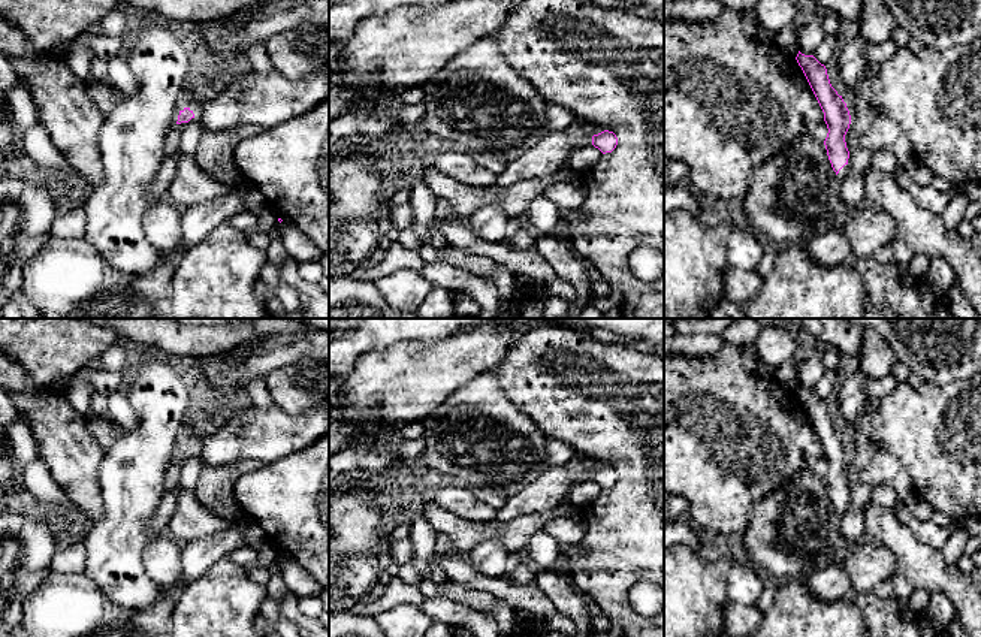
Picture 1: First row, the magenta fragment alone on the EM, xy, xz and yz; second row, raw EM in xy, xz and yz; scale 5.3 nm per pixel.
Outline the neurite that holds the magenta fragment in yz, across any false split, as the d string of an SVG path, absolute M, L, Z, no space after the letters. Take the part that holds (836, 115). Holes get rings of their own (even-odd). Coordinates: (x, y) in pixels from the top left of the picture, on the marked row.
M800 51L796 60L824 112L824 121L828 129L824 145L833 170L837 178L842 179L848 173L849 151L846 148L845 135L851 124L849 111L842 96L831 87L824 64L814 55L805 55Z

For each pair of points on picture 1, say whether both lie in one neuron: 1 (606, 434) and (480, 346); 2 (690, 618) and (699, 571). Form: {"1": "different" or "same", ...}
{"1": "different", "2": "same"}

